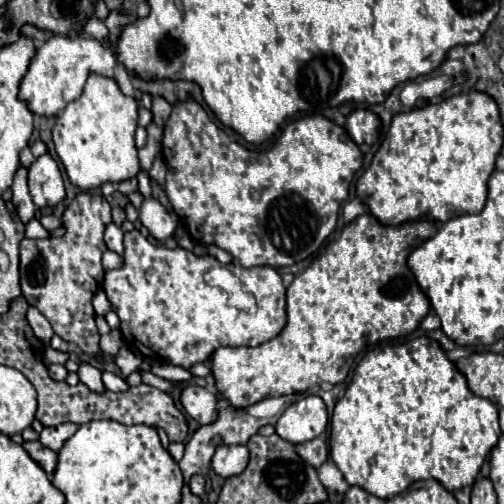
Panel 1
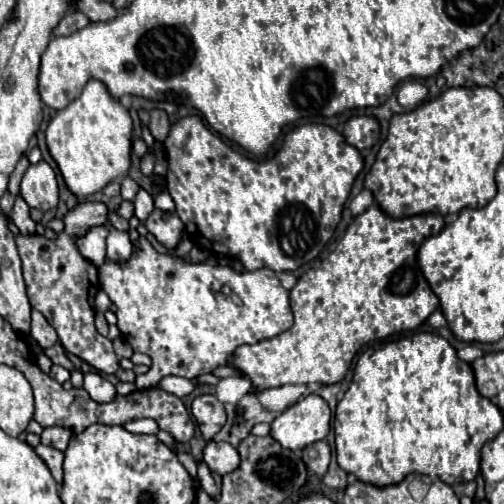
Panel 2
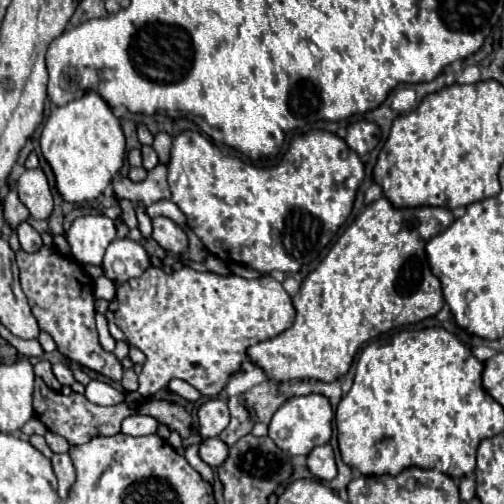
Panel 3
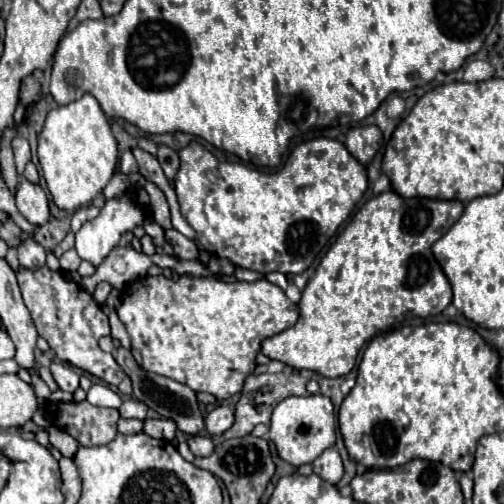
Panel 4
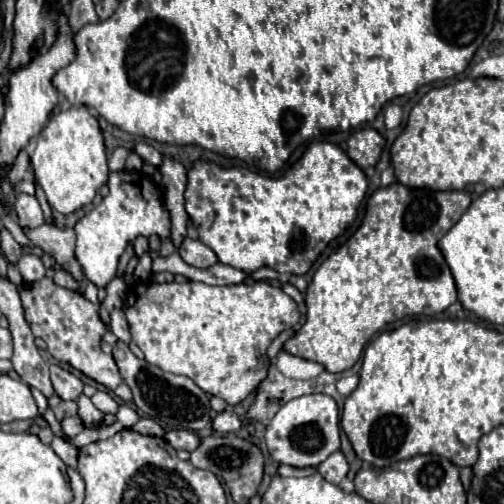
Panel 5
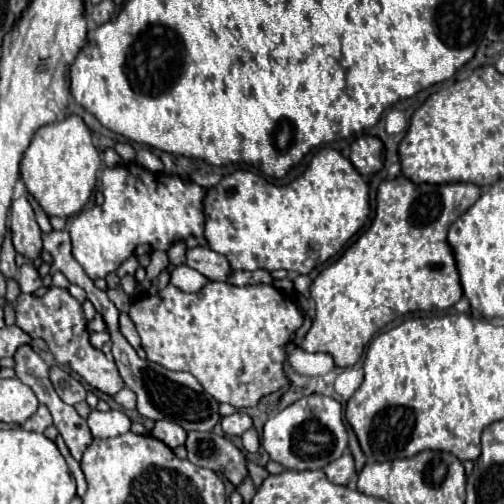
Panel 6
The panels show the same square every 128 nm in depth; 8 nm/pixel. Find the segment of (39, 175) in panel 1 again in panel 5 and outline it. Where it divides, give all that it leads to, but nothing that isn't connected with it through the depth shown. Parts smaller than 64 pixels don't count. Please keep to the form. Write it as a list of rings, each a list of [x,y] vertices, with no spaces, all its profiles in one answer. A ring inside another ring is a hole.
[[[18,194],[14,210],[18,214],[18,224],[22,228],[36,228],[36,226],[44,224],[44,216],[42,216],[42,210],[40,210],[40,204],[38,204],[38,200],[34,196]]]

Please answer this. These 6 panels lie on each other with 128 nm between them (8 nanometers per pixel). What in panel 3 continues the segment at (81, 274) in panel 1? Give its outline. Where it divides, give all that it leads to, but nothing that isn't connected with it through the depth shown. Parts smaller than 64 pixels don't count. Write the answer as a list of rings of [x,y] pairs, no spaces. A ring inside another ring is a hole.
[[[50,246],[40,248],[36,254],[18,250],[16,262],[20,268],[22,290],[28,298],[34,318],[38,320],[40,330],[54,338],[56,348],[66,358],[110,378],[112,382],[120,382],[124,372],[120,360],[114,354],[104,352],[98,342],[96,320],[94,320],[96,312],[94,312],[94,296],[92,296],[92,278],[84,272],[84,268],[78,262],[74,262],[74,258],[56,254]]]

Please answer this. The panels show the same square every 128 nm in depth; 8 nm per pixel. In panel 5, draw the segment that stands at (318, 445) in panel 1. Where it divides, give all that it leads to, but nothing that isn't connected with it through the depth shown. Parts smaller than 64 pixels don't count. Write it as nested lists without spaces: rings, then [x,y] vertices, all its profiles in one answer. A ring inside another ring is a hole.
[[[338,450],[332,456],[328,456],[328,460],[324,460],[318,466],[318,472],[332,484],[340,484],[340,480],[348,474],[348,462],[344,458],[344,454]]]

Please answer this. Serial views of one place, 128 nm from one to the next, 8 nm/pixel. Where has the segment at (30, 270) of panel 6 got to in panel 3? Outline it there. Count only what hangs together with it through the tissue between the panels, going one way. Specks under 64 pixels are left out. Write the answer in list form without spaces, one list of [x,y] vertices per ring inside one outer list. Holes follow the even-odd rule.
[[[22,222],[18,226],[18,238],[20,238],[20,246],[24,248],[24,252],[30,252],[30,254],[38,252],[44,246],[40,234],[30,224],[26,224],[26,222]]]

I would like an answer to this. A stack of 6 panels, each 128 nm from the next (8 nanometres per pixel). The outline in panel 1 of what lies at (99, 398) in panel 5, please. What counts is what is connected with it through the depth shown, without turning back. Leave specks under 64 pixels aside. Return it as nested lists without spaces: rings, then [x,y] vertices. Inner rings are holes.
[[[80,364],[78,376],[80,376],[80,382],[86,384],[92,392],[106,392],[104,382],[102,382],[102,372],[98,368],[94,368],[90,364]]]

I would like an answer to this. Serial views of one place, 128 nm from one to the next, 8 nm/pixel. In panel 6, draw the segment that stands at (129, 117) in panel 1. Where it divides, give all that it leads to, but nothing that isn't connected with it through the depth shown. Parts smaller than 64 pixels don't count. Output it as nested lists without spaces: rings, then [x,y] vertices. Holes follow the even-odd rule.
[[[68,116],[62,122],[46,124],[34,132],[32,142],[20,162],[20,176],[26,190],[48,216],[68,218],[86,206],[96,186],[98,166],[100,156],[92,144],[88,126],[82,122],[82,118]]]

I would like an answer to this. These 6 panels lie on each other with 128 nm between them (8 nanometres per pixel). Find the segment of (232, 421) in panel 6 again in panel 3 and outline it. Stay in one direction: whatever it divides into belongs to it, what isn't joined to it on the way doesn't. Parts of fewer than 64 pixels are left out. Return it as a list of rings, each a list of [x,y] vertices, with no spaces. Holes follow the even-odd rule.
[[[208,400],[198,410],[198,432],[202,438],[218,436],[230,422],[230,412],[224,400]]]

